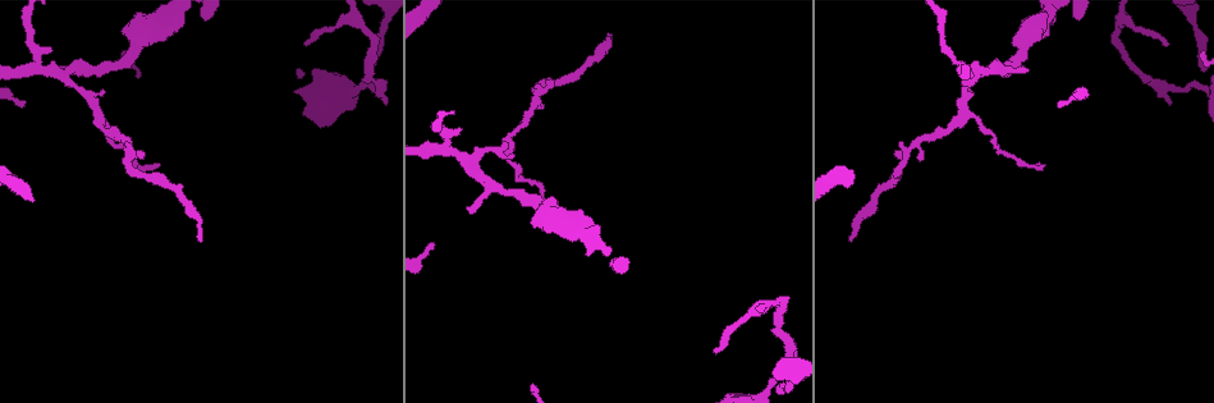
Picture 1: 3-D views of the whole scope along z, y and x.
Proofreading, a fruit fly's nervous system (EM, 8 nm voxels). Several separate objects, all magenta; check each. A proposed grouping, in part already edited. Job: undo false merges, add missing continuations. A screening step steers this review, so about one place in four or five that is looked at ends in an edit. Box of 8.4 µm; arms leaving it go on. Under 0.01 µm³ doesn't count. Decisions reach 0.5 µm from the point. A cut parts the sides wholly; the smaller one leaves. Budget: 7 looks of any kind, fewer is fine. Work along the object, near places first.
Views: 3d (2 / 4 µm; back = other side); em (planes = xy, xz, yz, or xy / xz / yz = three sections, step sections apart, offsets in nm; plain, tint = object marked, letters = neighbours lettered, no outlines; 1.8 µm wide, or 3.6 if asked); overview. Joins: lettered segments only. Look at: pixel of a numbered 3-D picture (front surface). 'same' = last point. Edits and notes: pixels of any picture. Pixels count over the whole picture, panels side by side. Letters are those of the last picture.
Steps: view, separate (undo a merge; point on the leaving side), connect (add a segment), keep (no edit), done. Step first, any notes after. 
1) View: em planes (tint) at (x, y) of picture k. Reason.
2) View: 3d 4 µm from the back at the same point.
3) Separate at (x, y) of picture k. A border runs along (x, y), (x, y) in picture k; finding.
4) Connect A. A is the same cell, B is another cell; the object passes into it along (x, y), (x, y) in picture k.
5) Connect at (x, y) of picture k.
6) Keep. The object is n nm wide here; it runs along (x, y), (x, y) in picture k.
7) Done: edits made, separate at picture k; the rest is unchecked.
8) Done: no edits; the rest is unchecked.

View: 3d 2 µm at (307, 42) of picture 1. Tapers out.

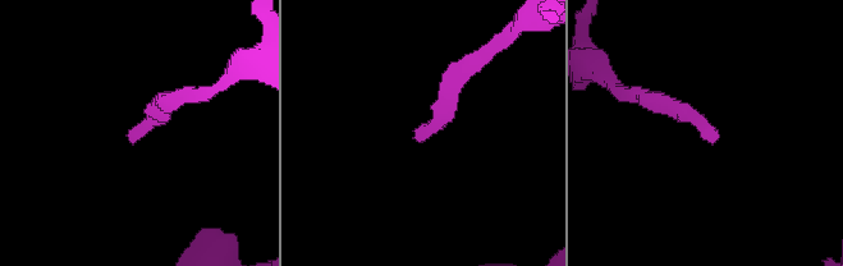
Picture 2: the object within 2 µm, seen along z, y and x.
View: em 3.6 µm planes (letters) at (414, 132) of picture 2.

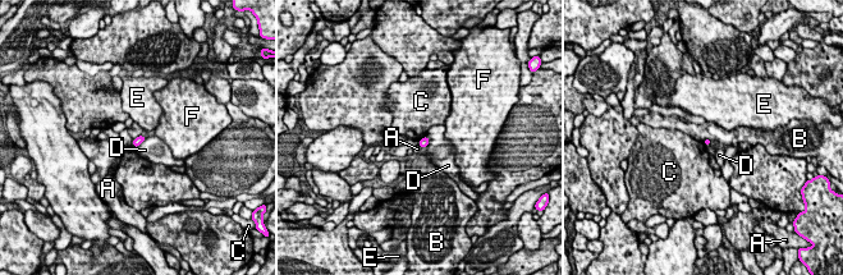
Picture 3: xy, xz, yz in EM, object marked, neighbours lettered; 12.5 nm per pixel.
Keep. A, B, C, D, E and F are other cells; a border runs along (425, 136), (418, 141) in picture 3; none of them fits.

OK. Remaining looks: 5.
View: 3d 2 µm at (67, 73) of picture 1. Sharp bend.

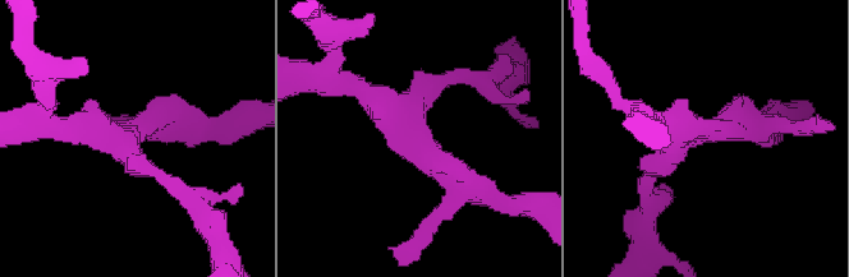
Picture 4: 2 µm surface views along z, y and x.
View: em planes (letters) at (418, 131) of picture 4. Need the tissue.

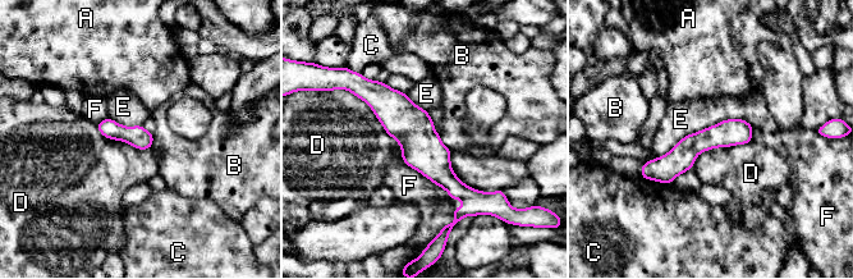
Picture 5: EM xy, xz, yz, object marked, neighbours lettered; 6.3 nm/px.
Keep. The object is 140 nm wide here; A, B, C, D, E and F are other cells; it runs along (366, 87), (461, 191), (475, 193) in picture 5; all the same neuron.

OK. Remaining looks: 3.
View: 3d 4 µm from the back at (1024, 43) of picture 1.

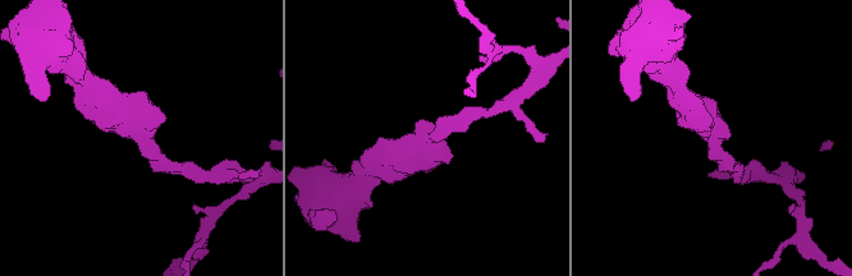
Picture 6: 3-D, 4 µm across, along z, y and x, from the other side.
View: em planes (letters) at (431, 133) of picture 6. Shape alone is not enough.

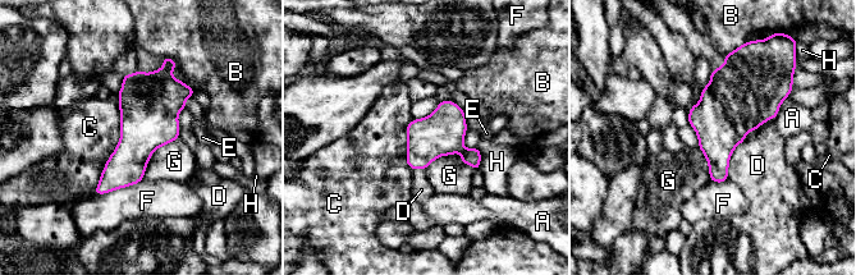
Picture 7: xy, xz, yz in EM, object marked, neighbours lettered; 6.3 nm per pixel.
Keep. A, B, C, D, E, F, G and H are other cells; a border runs along (118, 105), (119, 142), (92, 193) in picture 7; all the same neuron.

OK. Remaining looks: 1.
Done: no edits; the rest is unchecked.

